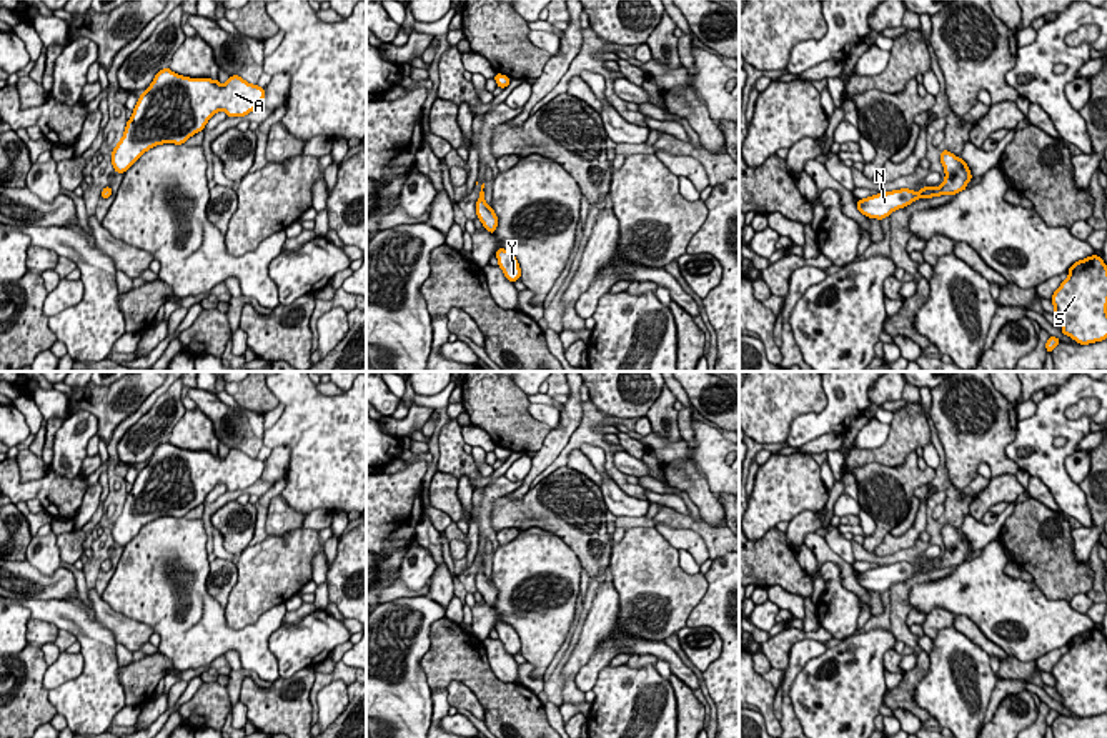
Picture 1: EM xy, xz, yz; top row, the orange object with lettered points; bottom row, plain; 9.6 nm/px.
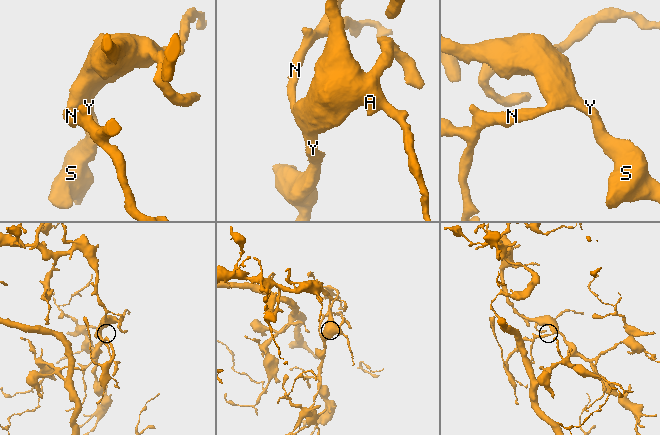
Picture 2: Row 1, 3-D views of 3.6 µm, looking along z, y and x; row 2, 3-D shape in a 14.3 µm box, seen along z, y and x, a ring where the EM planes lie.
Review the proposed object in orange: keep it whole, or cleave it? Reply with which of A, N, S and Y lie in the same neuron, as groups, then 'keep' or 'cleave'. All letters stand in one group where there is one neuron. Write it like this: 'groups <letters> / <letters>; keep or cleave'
groups A N S Y; keep

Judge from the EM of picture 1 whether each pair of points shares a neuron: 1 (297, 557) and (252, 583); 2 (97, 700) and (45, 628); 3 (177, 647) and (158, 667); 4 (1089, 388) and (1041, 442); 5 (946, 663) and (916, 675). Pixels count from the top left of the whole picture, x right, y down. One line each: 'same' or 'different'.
1: same
2: different
3: different
4: same
5: different

